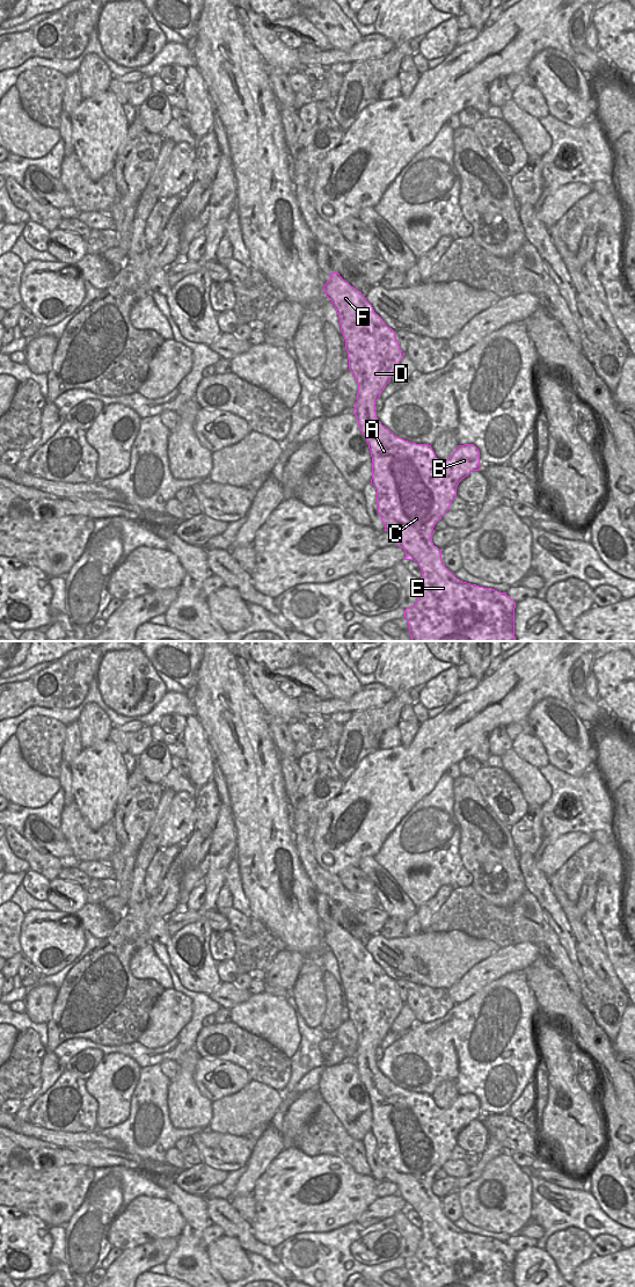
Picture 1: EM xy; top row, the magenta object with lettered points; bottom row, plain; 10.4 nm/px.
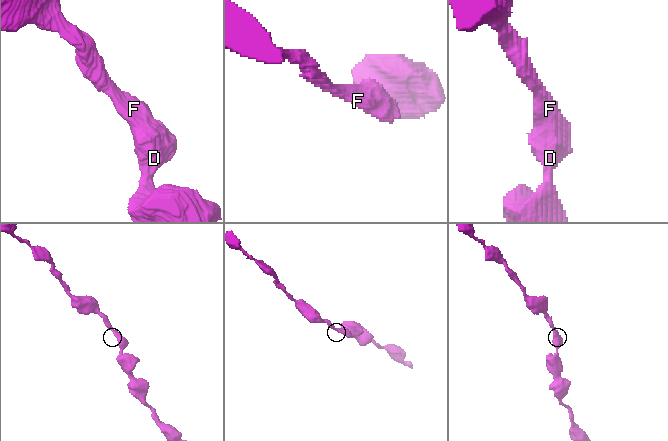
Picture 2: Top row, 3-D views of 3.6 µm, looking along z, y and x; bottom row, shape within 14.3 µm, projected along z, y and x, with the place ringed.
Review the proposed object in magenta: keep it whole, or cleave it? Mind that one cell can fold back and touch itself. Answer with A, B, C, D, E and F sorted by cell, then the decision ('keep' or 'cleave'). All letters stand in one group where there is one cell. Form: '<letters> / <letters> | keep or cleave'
A B C D E F | keep

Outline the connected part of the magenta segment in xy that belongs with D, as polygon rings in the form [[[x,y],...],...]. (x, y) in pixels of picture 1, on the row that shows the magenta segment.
[[[331,272],[330,279],[323,286],[326,296],[331,300],[340,319],[341,332],[345,340],[349,370],[358,384],[357,402],[353,413],[358,420],[362,434],[366,437],[372,457],[371,483],[377,489],[378,512],[385,525],[385,531],[394,533],[399,546],[406,552],[404,560],[414,560],[422,570],[422,590],[414,606],[404,610],[413,641],[514,641],[516,602],[506,592],[492,588],[462,582],[450,572],[441,561],[441,550],[432,543],[436,523],[450,510],[457,497],[459,482],[473,471],[480,471],[480,451],[474,444],[459,445],[448,459],[438,459],[429,444],[416,444],[395,436],[381,424],[377,417],[375,401],[391,381],[404,352],[400,349],[395,332],[389,328],[374,312],[372,305],[360,291],[345,282],[338,272]]]

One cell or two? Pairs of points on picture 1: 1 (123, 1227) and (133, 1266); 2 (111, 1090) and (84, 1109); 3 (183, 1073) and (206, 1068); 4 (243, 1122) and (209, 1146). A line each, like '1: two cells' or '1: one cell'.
1: two cells
2: two cells
3: two cells
4: two cells

